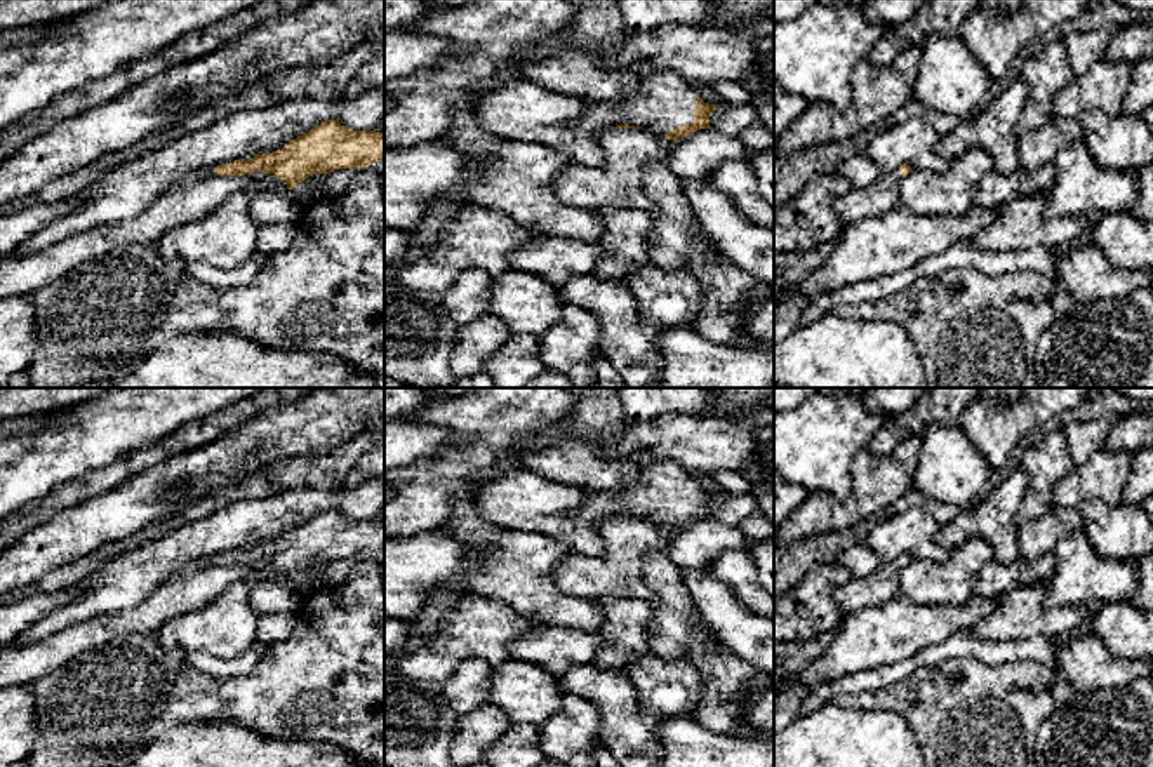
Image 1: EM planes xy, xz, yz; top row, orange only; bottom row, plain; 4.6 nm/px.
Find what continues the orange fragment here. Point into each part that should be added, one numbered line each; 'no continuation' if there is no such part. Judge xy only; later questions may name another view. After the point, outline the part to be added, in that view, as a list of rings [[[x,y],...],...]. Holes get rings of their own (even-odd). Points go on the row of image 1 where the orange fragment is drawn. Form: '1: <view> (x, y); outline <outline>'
1: xy (270, 181); outline [[[266,174],[261,181],[257,181],[250,190],[252,195],[259,190],[289,190],[287,183],[275,174]]]

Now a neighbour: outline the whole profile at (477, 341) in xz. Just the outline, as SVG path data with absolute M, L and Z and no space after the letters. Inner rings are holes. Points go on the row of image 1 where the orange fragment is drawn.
M485 313L459 329L450 367L457 377L473 376L485 370L487 360L511 337L511 330L494 317Z

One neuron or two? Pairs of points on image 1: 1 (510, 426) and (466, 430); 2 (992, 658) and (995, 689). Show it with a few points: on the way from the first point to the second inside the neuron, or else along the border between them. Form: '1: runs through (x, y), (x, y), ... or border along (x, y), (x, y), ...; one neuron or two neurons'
1: runs through (499, 426), (477, 426); one neuron
2: border along (953, 656), (974, 656), (990, 665), (1033, 661); two neurons

